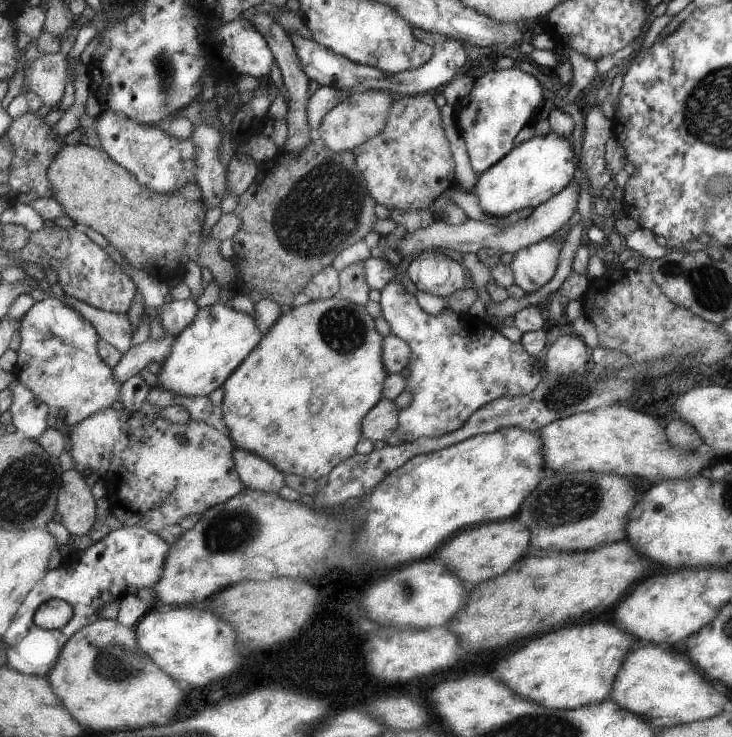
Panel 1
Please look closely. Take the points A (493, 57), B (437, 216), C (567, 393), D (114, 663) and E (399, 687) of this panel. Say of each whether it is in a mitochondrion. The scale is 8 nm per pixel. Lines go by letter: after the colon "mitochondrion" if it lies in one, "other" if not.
A: other
B: other
C: mitochondrion
D: mitochondrion
E: other

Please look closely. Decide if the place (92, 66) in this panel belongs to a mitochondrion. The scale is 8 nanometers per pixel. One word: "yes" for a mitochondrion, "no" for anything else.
no

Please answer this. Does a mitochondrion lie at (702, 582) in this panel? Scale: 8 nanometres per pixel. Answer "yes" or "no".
no

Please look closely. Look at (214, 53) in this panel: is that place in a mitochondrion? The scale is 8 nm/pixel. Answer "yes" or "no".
no

